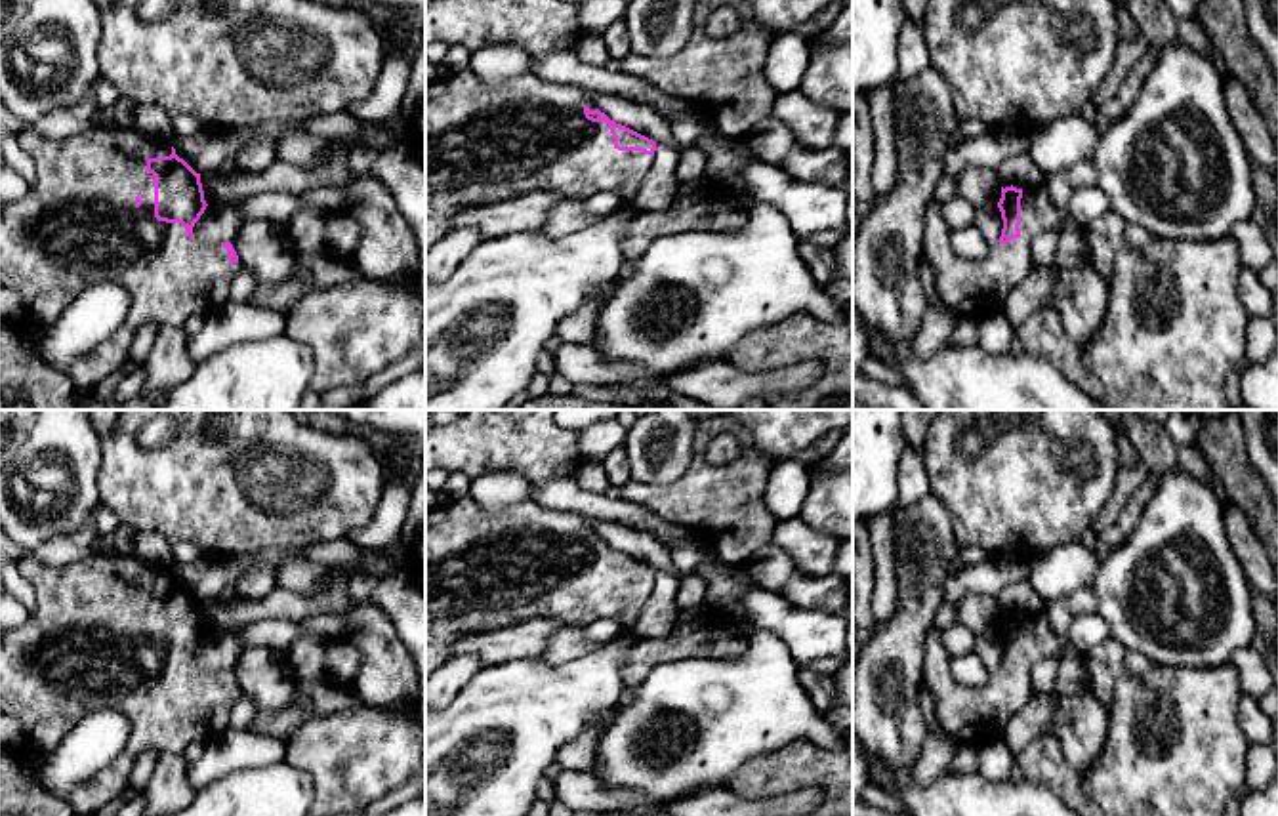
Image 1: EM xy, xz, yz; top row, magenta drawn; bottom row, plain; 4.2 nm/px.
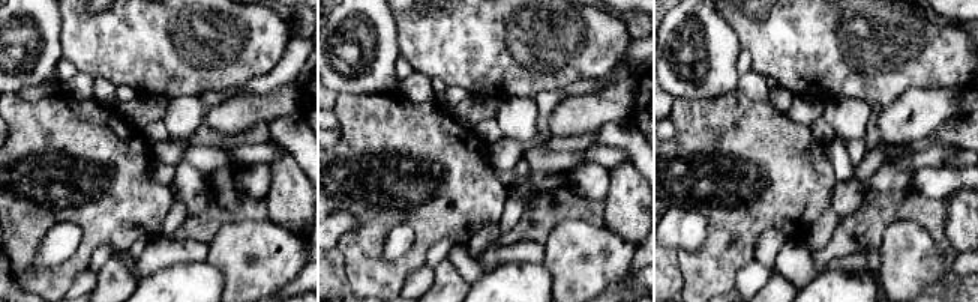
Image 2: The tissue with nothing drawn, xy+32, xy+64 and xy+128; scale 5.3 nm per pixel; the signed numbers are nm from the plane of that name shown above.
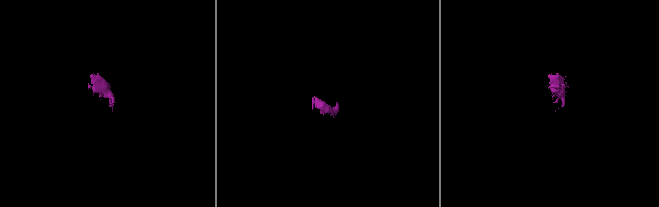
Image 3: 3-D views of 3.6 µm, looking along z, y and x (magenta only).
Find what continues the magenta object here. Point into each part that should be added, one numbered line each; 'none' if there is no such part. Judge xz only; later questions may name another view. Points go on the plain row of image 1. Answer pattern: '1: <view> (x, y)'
1: xz (485, 569)

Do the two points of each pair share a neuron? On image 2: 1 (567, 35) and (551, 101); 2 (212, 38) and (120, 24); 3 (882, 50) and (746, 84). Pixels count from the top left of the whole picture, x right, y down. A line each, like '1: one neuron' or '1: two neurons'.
1: two neurons
2: one neuron
3: two neurons

